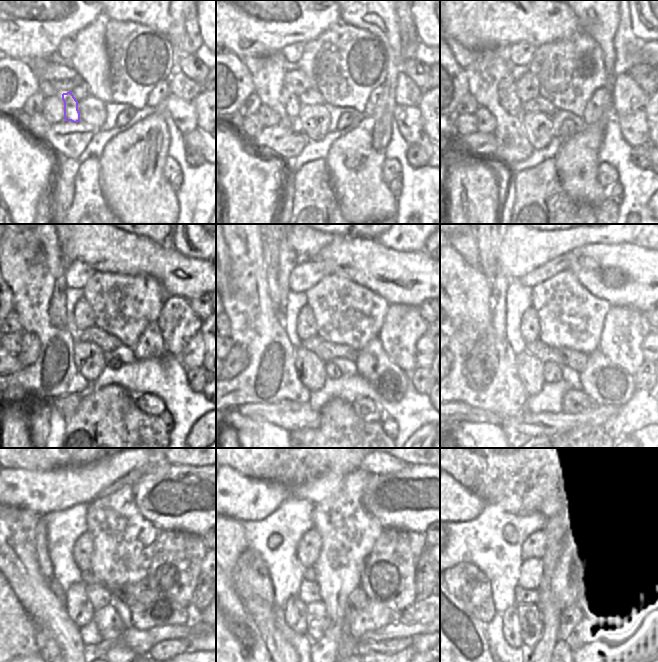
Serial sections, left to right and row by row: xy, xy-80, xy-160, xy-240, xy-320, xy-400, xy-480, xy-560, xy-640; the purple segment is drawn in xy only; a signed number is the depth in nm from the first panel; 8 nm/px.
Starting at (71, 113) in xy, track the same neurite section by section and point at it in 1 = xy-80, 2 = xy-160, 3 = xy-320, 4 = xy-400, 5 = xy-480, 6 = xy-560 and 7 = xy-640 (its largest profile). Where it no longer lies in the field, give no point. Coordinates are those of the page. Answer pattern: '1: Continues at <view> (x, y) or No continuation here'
1: Continues at xy-80 (290, 102)
2: Continues at xy-160 (509, 99)
3: Continues at xy-320 (270, 244)
4: Continues at xy-400 (488, 244)
5: No continuation here
6: No continuation here
7: No continuation here

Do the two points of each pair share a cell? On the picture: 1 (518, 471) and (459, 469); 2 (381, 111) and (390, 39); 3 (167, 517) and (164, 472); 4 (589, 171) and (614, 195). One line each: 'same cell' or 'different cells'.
1: same cell
2: same cell
3: same cell
4: different cells

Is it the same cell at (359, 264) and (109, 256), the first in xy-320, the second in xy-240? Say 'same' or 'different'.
same

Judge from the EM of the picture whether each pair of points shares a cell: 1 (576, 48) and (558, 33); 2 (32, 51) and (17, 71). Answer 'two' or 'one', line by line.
1: two
2: two

